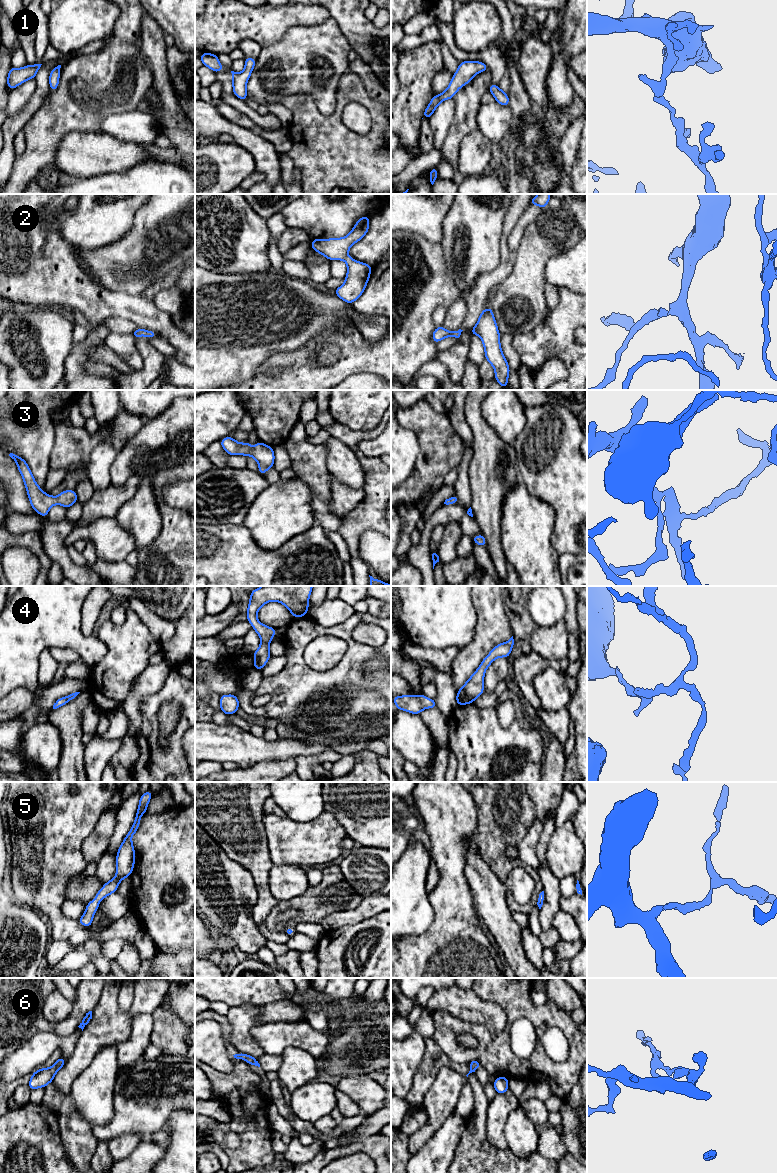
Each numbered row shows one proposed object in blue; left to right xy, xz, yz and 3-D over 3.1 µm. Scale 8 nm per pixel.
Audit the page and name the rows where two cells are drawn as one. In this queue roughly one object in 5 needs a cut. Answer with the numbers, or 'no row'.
no row

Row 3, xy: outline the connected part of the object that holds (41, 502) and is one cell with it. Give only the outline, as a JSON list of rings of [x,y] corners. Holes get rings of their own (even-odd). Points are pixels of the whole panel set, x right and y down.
[[[10,453],[9,456],[17,463],[32,508],[42,517],[47,517],[50,508],[56,504],[69,508],[78,501],[75,490],[65,490],[57,497],[47,495],[42,488],[37,485],[26,461],[13,453]]]

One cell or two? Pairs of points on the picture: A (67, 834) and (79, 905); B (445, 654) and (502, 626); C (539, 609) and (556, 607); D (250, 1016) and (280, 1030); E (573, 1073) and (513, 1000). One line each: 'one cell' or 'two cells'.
A: two cells
B: two cells
C: one cell
D: two cells
E: one cell

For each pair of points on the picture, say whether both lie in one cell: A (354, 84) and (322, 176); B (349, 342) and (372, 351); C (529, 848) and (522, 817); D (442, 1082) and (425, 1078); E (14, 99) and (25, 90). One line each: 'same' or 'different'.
A: same
B: same
C: different
D: different
E: same

